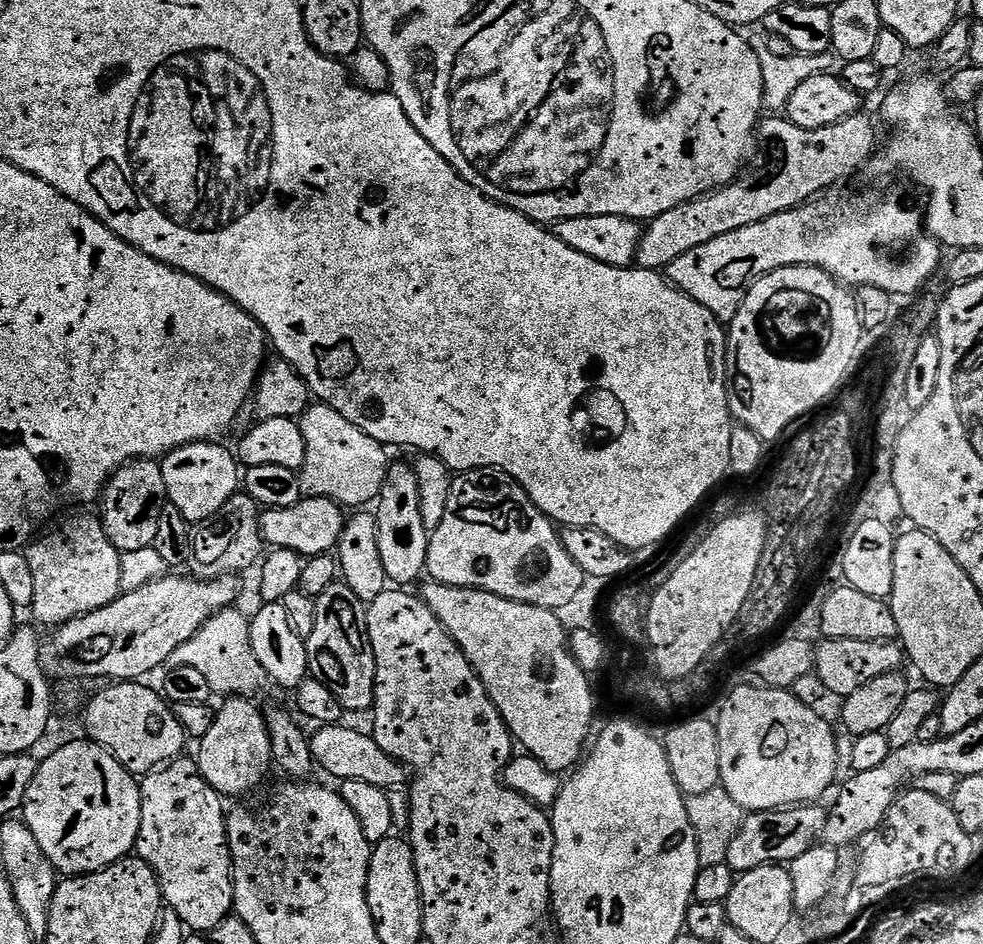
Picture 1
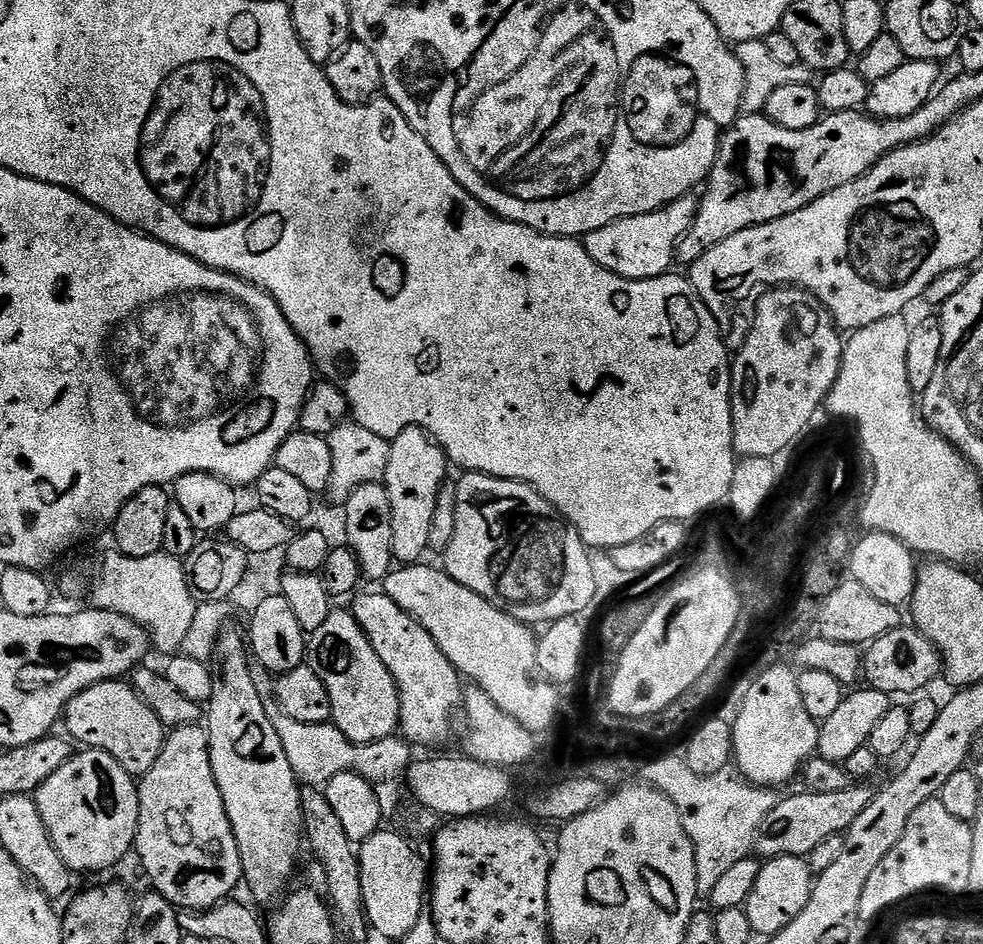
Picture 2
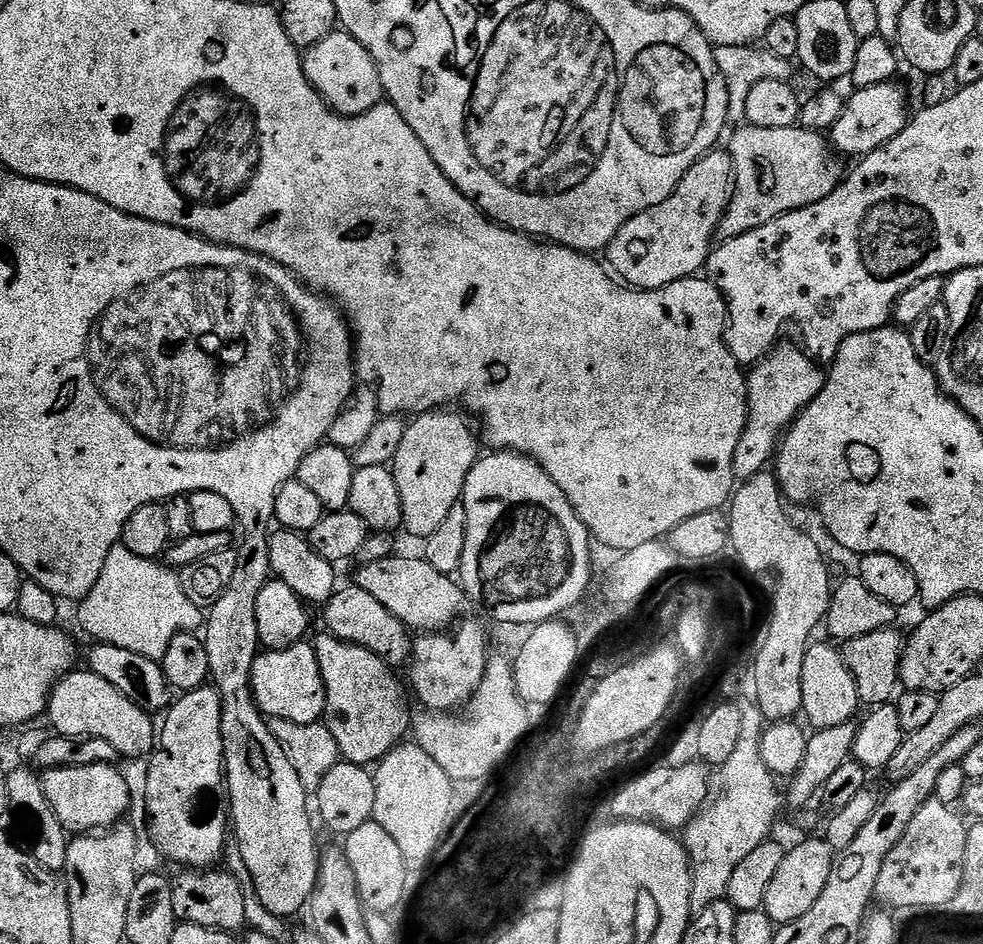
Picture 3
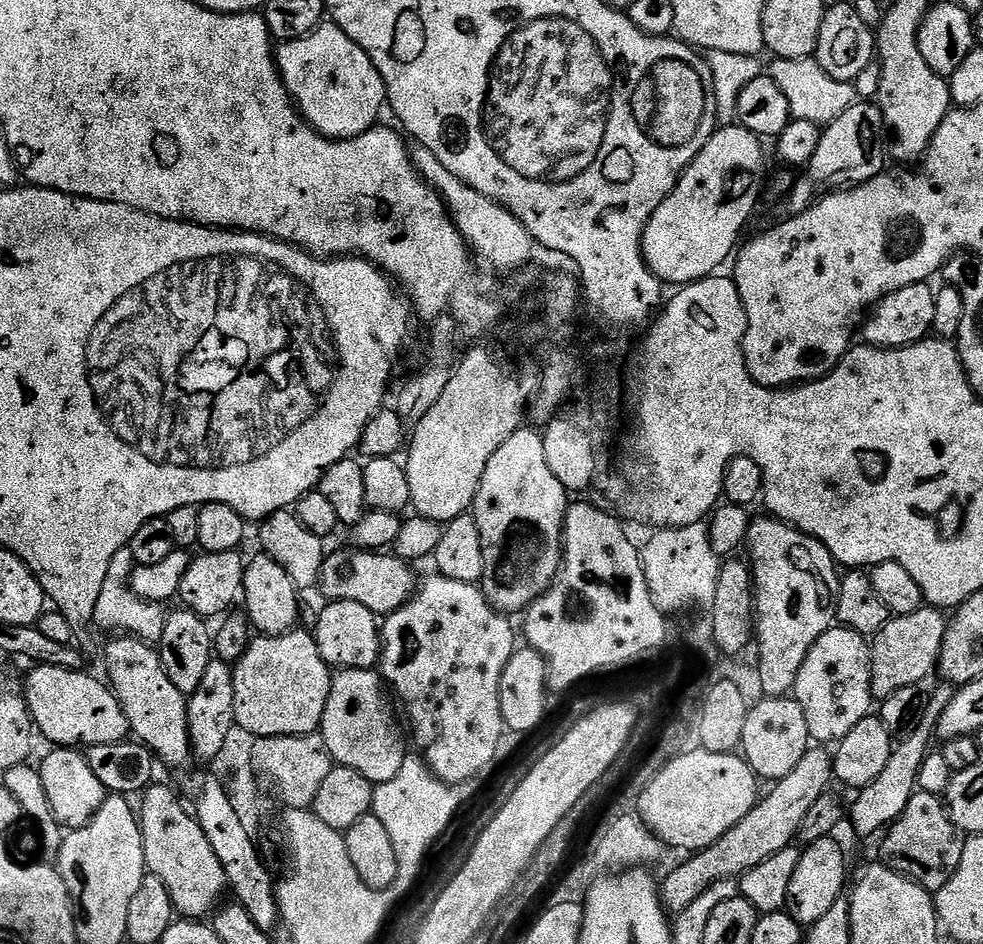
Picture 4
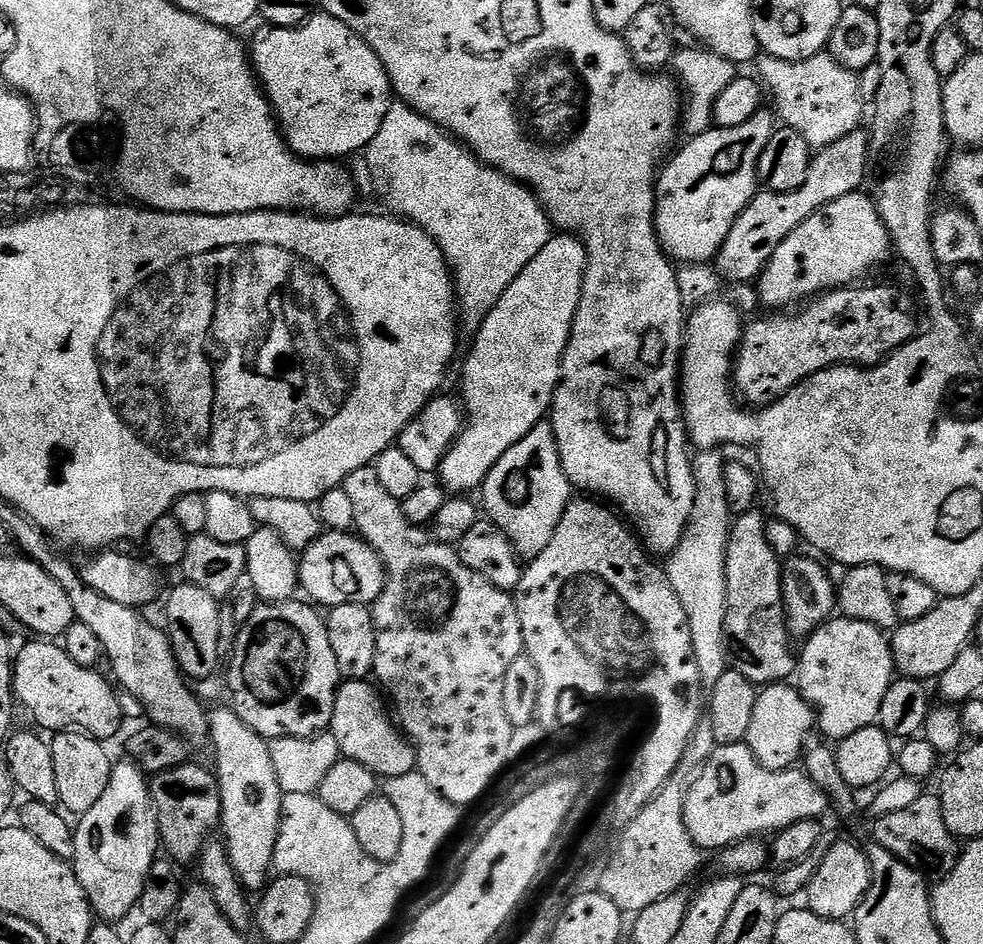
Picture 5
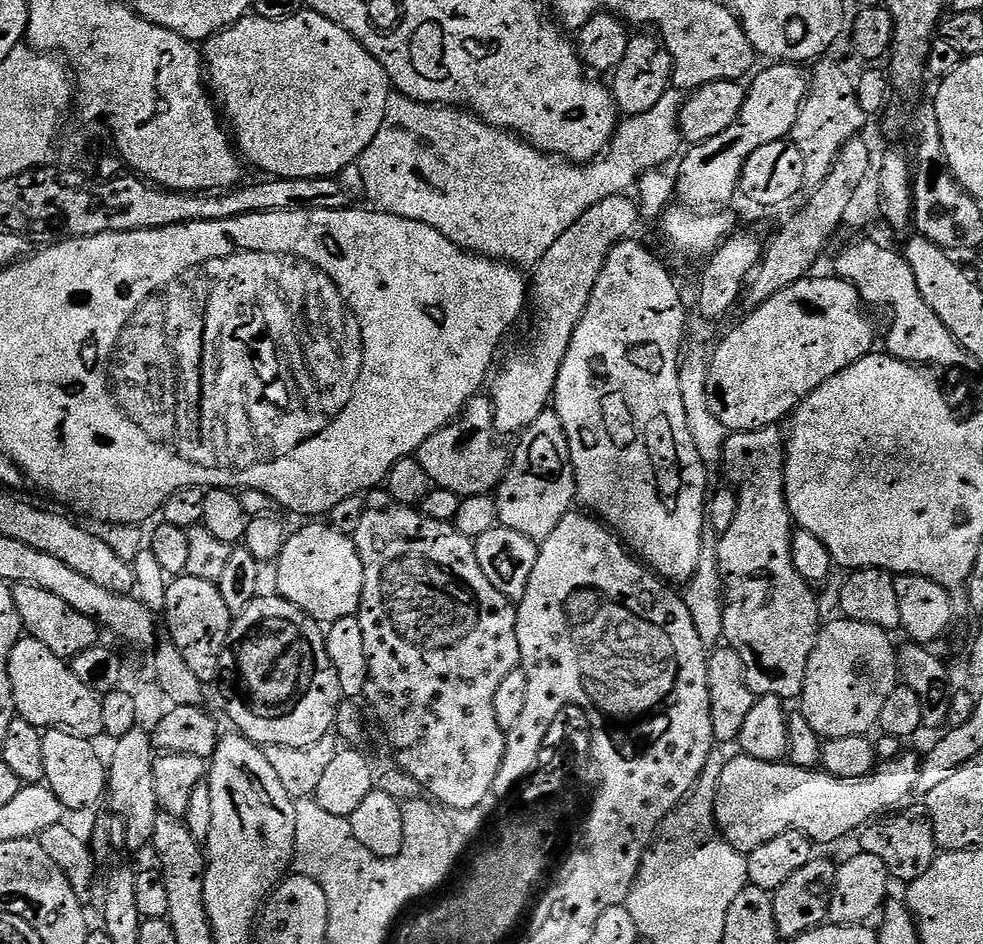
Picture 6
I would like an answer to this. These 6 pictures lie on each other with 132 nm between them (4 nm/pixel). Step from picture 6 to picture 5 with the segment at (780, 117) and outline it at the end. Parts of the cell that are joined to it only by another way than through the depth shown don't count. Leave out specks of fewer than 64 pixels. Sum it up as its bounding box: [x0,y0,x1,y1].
[656,110,778,265]

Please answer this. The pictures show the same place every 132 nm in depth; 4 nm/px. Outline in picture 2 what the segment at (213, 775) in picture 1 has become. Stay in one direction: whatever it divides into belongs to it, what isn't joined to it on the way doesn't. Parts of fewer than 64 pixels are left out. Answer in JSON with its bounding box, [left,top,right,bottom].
[206,626,306,904]

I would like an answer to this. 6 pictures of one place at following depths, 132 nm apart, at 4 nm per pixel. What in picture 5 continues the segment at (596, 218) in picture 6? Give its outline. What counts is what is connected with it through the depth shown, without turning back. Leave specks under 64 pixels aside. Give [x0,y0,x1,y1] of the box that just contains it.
[438,234,588,494]

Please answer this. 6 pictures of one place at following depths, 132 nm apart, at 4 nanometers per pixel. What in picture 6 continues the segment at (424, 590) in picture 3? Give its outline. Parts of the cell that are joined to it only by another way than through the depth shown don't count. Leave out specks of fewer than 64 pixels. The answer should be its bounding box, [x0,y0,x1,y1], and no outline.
[275,522,364,625]

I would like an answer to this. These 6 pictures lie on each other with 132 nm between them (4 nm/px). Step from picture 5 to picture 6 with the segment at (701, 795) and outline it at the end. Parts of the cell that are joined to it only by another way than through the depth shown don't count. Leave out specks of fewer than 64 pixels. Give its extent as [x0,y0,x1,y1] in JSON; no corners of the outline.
[716,754,921,854]

